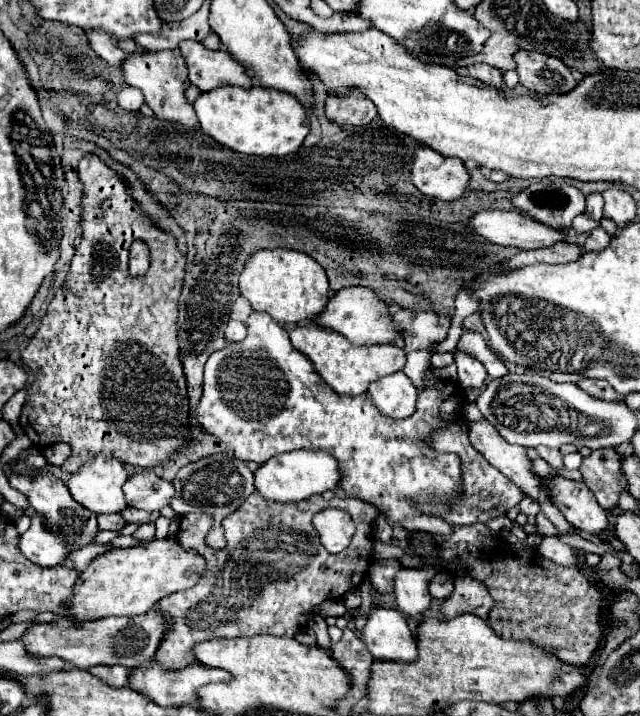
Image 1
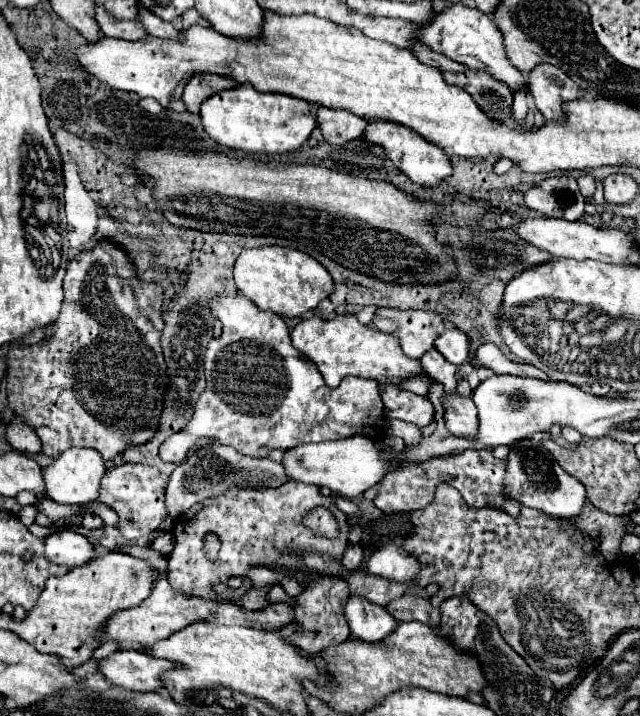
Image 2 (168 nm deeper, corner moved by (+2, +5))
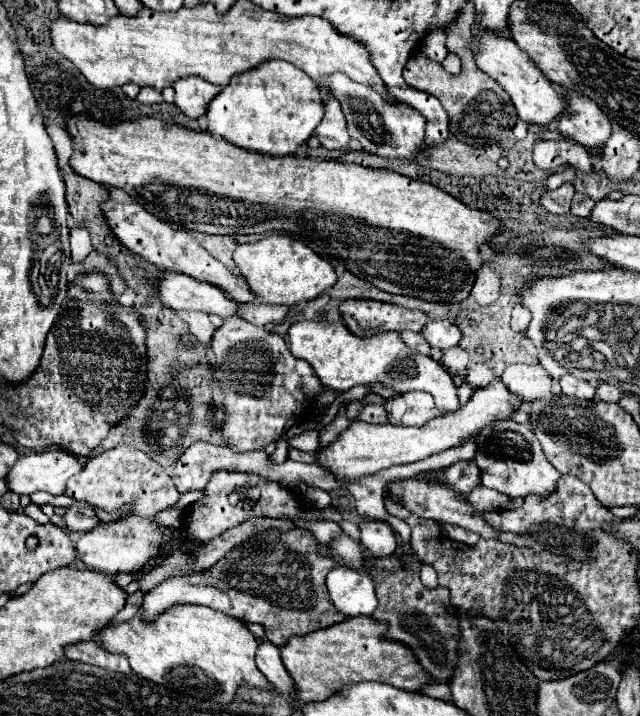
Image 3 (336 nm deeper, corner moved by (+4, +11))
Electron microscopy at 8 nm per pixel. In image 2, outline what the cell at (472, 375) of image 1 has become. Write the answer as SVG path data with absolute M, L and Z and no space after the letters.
M446 329L436 343L436 349L456 367L470 361L470 341L468 337L458 329Z

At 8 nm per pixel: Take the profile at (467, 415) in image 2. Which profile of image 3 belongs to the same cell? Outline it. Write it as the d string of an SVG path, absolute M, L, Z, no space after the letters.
M298 321L290 327L288 331L288 347L292 351L294 357L304 359L310 363L310 367L314 369L314 373L318 375L318 379L322 381L322 385L342 393L348 391L354 385L368 385L372 393L376 393L382 399L390 399L398 393L408 393L408 391L424 391L430 393L436 401L438 407L446 409L446 411L458 411L460 403L458 403L458 389L450 377L450 373L436 363L432 357L428 355L420 355L414 353L402 339L400 333L380 333L376 337L370 339L360 339L352 333L348 333L348 329L340 323L322 323L322 321Z

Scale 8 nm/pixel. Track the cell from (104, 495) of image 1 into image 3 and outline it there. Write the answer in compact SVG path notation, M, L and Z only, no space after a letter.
M62 449L38 451L16 461L6 475L6 485L16 495L32 495L36 491L62 495L68 477L80 473L80 469L82 463Z

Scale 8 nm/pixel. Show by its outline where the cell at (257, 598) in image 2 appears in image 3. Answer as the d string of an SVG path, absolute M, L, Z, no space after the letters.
M294 525L290 531L268 529L254 533L240 547L228 551L218 563L198 575L172 577L156 585L142 603L144 619L158 617L168 605L206 605L244 623L260 623L266 639L276 647L292 635L306 635L332 627L346 619L328 597L326 575L334 561L320 553L318 541L310 529Z

